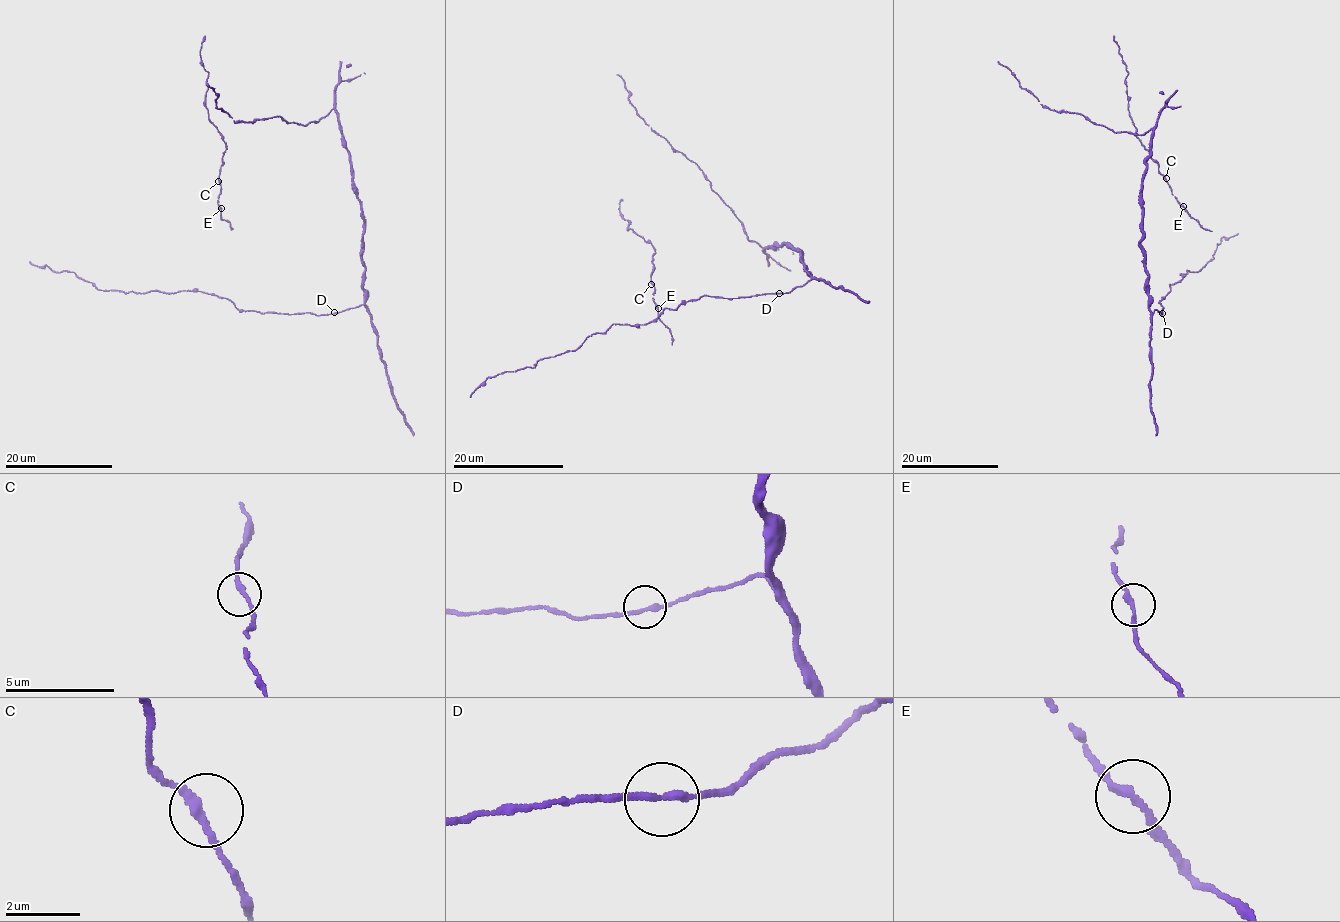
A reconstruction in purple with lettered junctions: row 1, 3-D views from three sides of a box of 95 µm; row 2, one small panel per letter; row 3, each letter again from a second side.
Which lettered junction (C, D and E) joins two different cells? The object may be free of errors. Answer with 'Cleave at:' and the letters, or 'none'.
Cleave at: none

